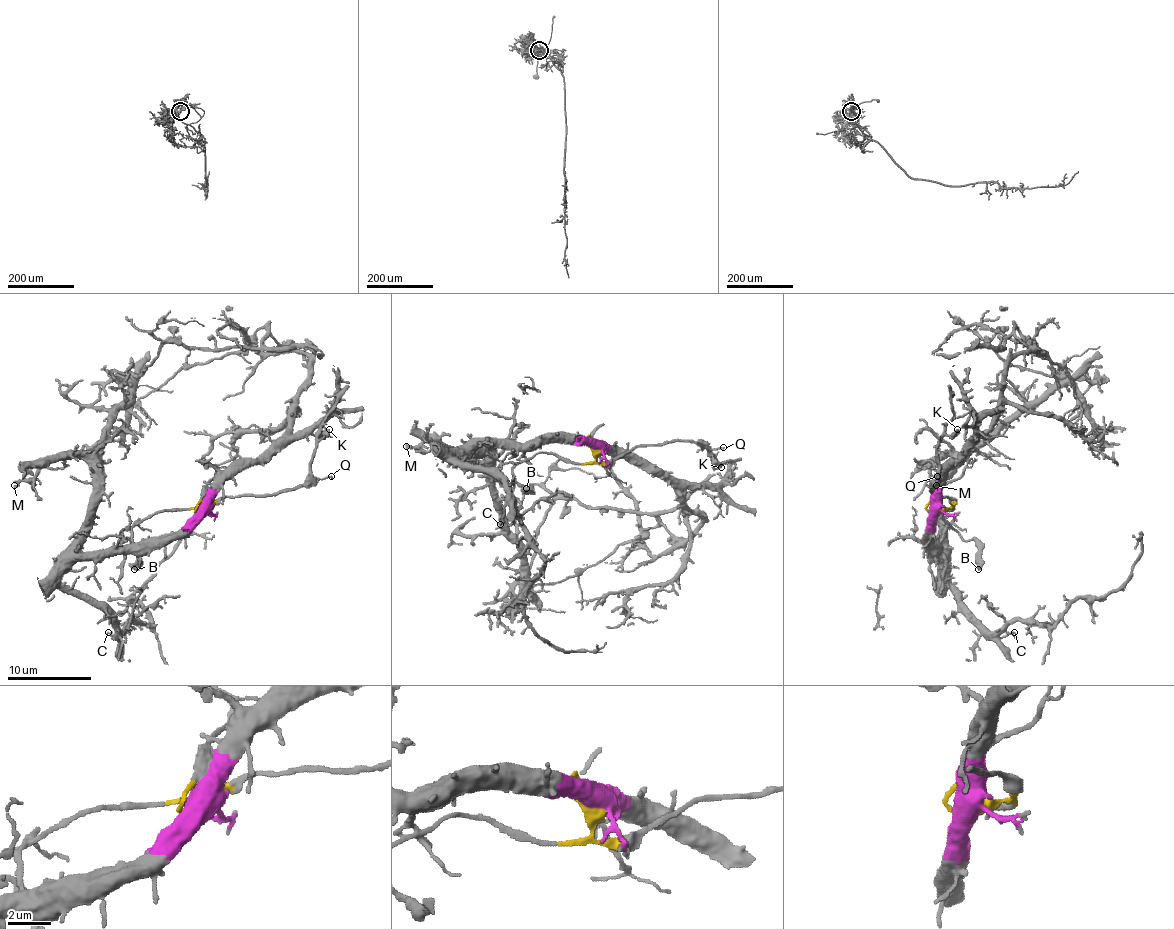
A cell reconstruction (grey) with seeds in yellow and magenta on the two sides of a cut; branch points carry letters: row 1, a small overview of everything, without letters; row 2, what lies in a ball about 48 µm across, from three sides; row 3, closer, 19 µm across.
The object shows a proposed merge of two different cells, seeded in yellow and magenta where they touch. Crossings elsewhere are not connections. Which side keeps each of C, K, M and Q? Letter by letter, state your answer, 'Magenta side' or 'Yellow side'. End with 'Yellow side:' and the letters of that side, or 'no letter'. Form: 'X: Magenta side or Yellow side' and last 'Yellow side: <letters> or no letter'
C: Magenta side
K: Yellow side
M: Magenta side
Q: Yellow side
Yellow side: K, Q

